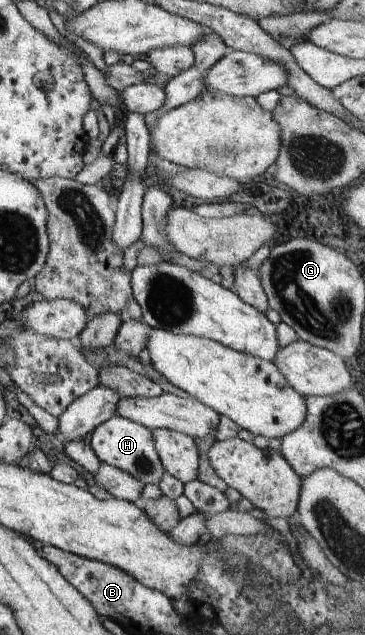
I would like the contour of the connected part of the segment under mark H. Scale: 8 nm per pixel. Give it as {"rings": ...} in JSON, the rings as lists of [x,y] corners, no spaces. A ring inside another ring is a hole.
{"rings":[[[114,415],[89,435],[90,446],[100,462],[127,472],[129,476],[133,476],[144,485],[159,484],[165,470],[158,453],[155,451],[152,432],[151,429],[141,424],[132,422],[123,416]]]}

